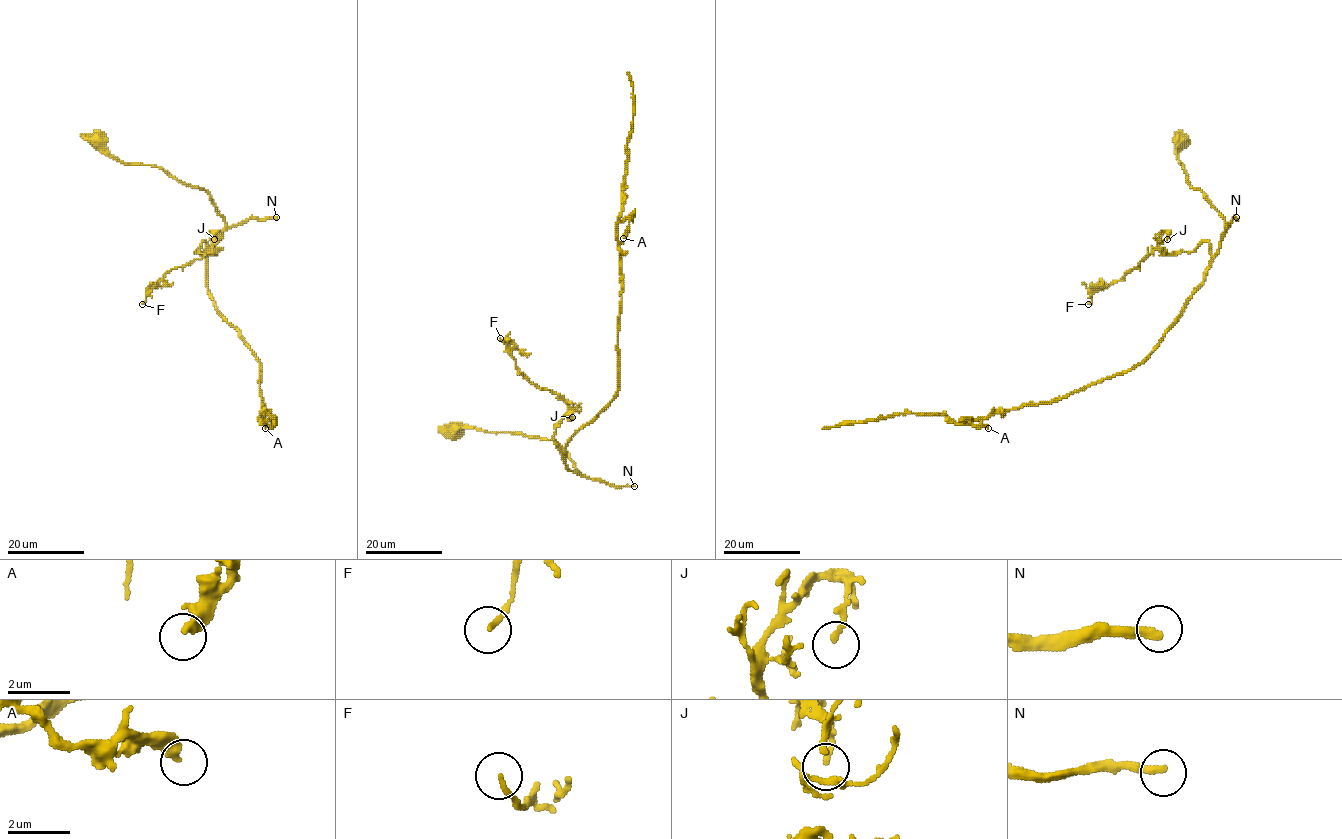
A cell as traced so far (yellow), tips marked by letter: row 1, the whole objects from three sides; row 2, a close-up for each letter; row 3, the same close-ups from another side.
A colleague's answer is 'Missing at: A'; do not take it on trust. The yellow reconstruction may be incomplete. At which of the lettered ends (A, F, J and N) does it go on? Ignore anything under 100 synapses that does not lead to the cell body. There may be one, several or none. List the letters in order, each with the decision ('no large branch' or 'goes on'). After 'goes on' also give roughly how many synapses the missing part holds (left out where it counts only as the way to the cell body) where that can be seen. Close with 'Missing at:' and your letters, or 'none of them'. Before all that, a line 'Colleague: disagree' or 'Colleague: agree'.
Colleague: disagree
A: no large branch
F: no large branch
J: no large branch
N: goes on; about 550 synapses
Missing at: N

